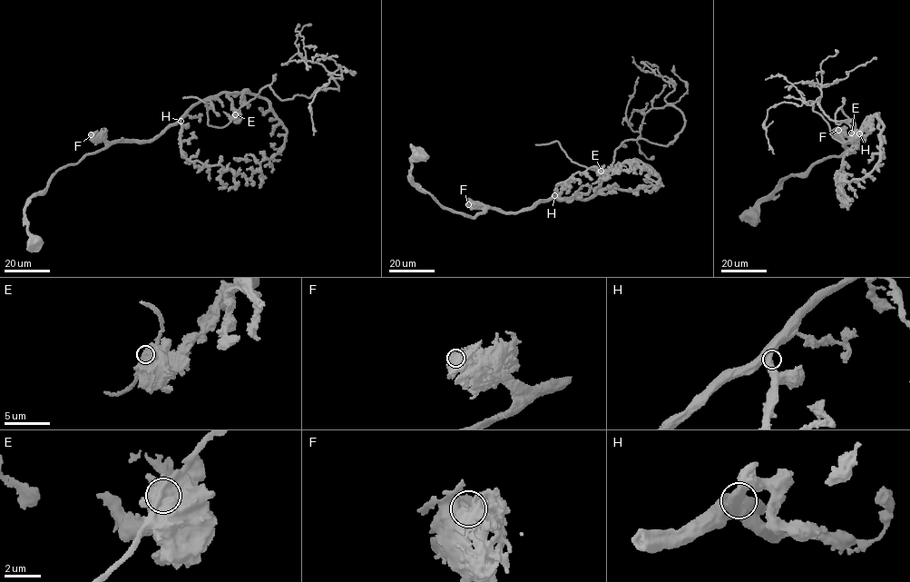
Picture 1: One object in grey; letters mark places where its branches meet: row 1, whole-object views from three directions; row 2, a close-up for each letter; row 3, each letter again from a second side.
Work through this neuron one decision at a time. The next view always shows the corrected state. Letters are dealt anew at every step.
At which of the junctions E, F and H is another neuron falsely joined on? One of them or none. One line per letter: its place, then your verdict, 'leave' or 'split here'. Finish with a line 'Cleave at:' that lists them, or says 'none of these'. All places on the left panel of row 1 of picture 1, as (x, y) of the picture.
E: at (235, 114); split here
F: at (91, 134); leave
H: at (181, 121); leave
Cleave at: E

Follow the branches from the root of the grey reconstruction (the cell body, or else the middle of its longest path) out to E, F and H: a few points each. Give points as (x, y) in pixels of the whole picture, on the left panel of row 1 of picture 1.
E: (33, 241), (24, 206), (61, 168), (113, 143), (155, 139), (192, 106), (223, 93), (230, 93), (235, 113)
F: (33, 241), (28, 233), (24, 206), (31, 197), (44, 190), (57, 170), (103, 148), (104, 143), (91, 134)
H: (33, 241), (28, 233), (24, 206), (31, 197), (44, 190), (57, 170), (113, 143), (151, 140), (181, 121)

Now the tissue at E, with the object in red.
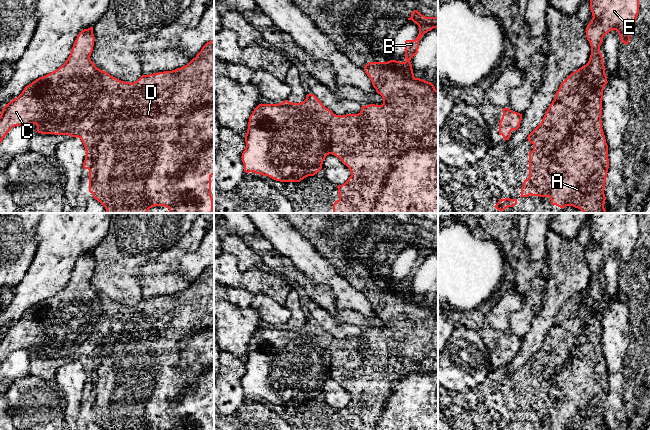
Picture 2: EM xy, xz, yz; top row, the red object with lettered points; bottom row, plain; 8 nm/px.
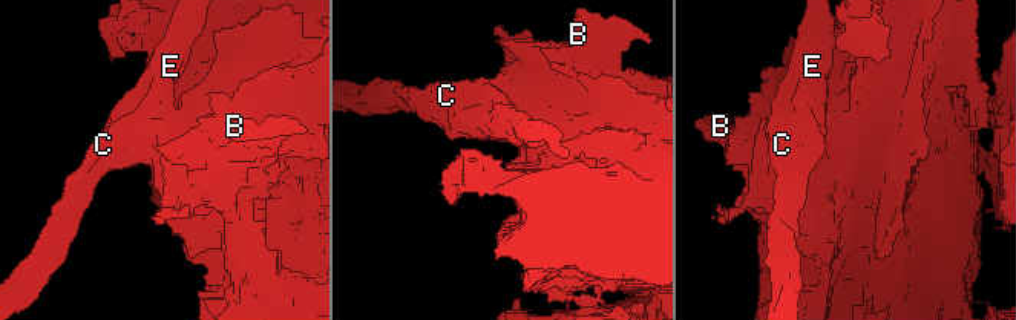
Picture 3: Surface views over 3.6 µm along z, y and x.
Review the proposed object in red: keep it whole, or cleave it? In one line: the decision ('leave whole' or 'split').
split

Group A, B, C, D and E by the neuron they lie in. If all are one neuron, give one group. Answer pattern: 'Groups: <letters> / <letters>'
Groups: A B D / C E

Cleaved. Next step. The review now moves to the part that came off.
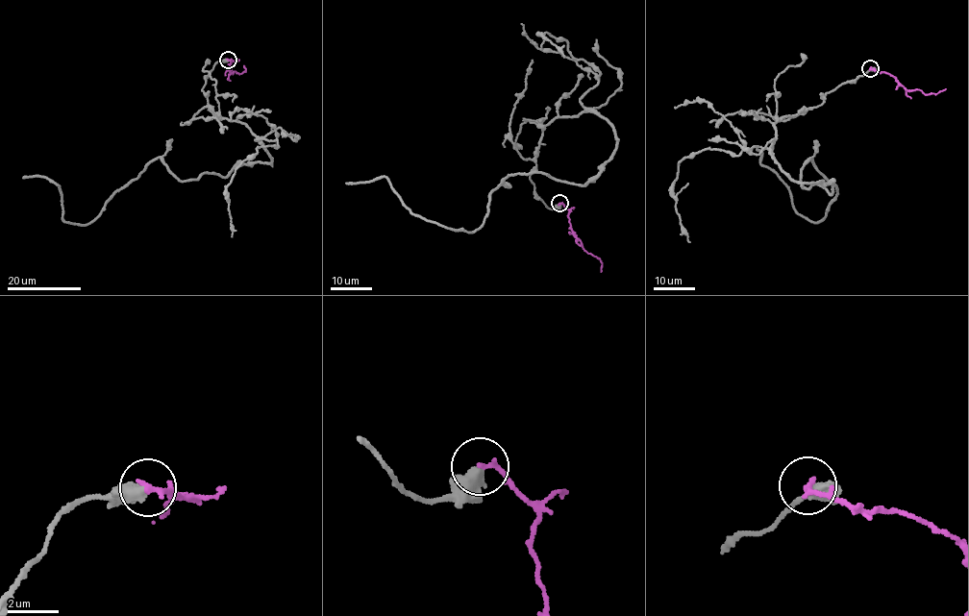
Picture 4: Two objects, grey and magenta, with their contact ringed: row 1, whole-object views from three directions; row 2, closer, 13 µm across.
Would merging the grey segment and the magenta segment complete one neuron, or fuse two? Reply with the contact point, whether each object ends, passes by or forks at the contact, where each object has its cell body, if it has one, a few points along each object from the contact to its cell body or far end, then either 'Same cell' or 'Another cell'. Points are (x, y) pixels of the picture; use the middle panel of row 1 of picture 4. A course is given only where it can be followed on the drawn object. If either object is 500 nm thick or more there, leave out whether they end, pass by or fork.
Place: (559, 203). Soma of grey: none. Soma of magenta: none. Course of grey: (559, 203), (530, 179), (542, 130), (598, 113), (602, 169), (512, 174), (474, 231), (385, 176), (345, 183). Course of magenta: (559, 203), (569, 211), (569, 223), (582, 247), (599, 258), (601, 272). Another cell

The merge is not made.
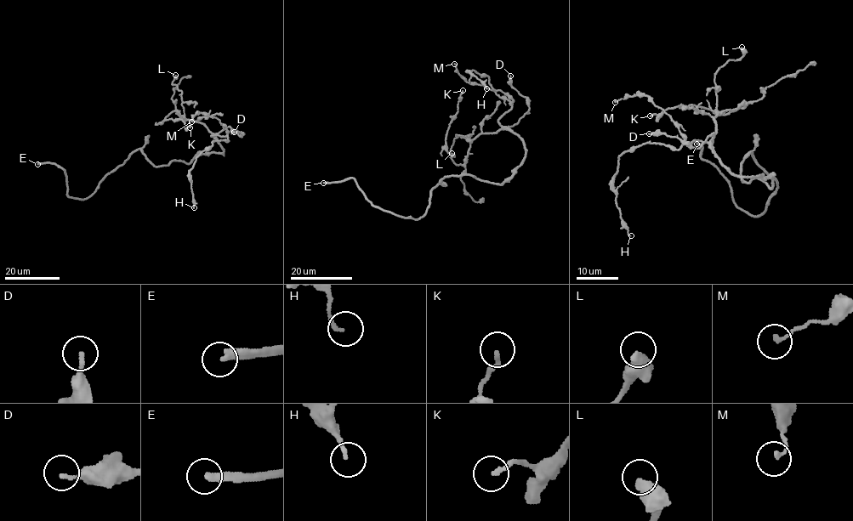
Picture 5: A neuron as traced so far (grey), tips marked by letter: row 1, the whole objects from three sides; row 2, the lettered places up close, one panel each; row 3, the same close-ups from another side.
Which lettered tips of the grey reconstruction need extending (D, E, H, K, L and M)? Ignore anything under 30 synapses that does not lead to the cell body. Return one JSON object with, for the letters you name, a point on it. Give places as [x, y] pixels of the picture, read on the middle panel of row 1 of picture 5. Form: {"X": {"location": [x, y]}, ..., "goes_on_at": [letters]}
{"E": {"location": [323, 183]}, "goes_on_at": ["E"]}

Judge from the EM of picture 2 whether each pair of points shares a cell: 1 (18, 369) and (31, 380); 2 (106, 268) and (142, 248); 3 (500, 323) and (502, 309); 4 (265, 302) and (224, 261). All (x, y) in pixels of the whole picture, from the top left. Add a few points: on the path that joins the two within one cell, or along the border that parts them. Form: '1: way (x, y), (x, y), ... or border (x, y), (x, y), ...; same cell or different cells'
1: border (29, 373), (20, 378), (10, 389); different cells
2: way (115, 260), (127, 248), (133, 248); same cell
3: way (500, 320), (500, 312); same cell
4: border (255, 294), (266, 294), (279, 303); different cells

